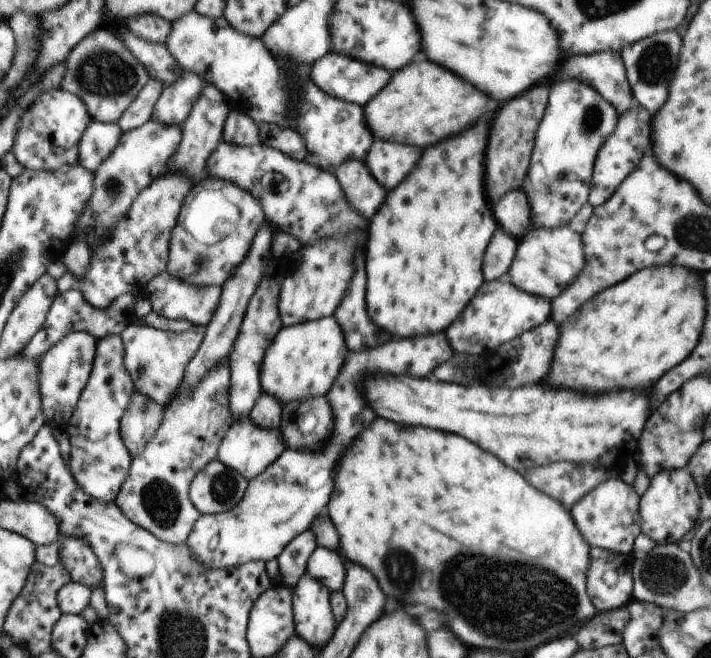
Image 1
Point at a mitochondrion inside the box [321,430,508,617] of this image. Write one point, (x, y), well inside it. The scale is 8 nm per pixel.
(400, 566)

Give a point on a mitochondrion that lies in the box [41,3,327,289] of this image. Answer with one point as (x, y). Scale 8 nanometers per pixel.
(105, 75)

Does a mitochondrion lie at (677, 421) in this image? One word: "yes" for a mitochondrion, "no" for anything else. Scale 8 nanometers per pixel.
no

